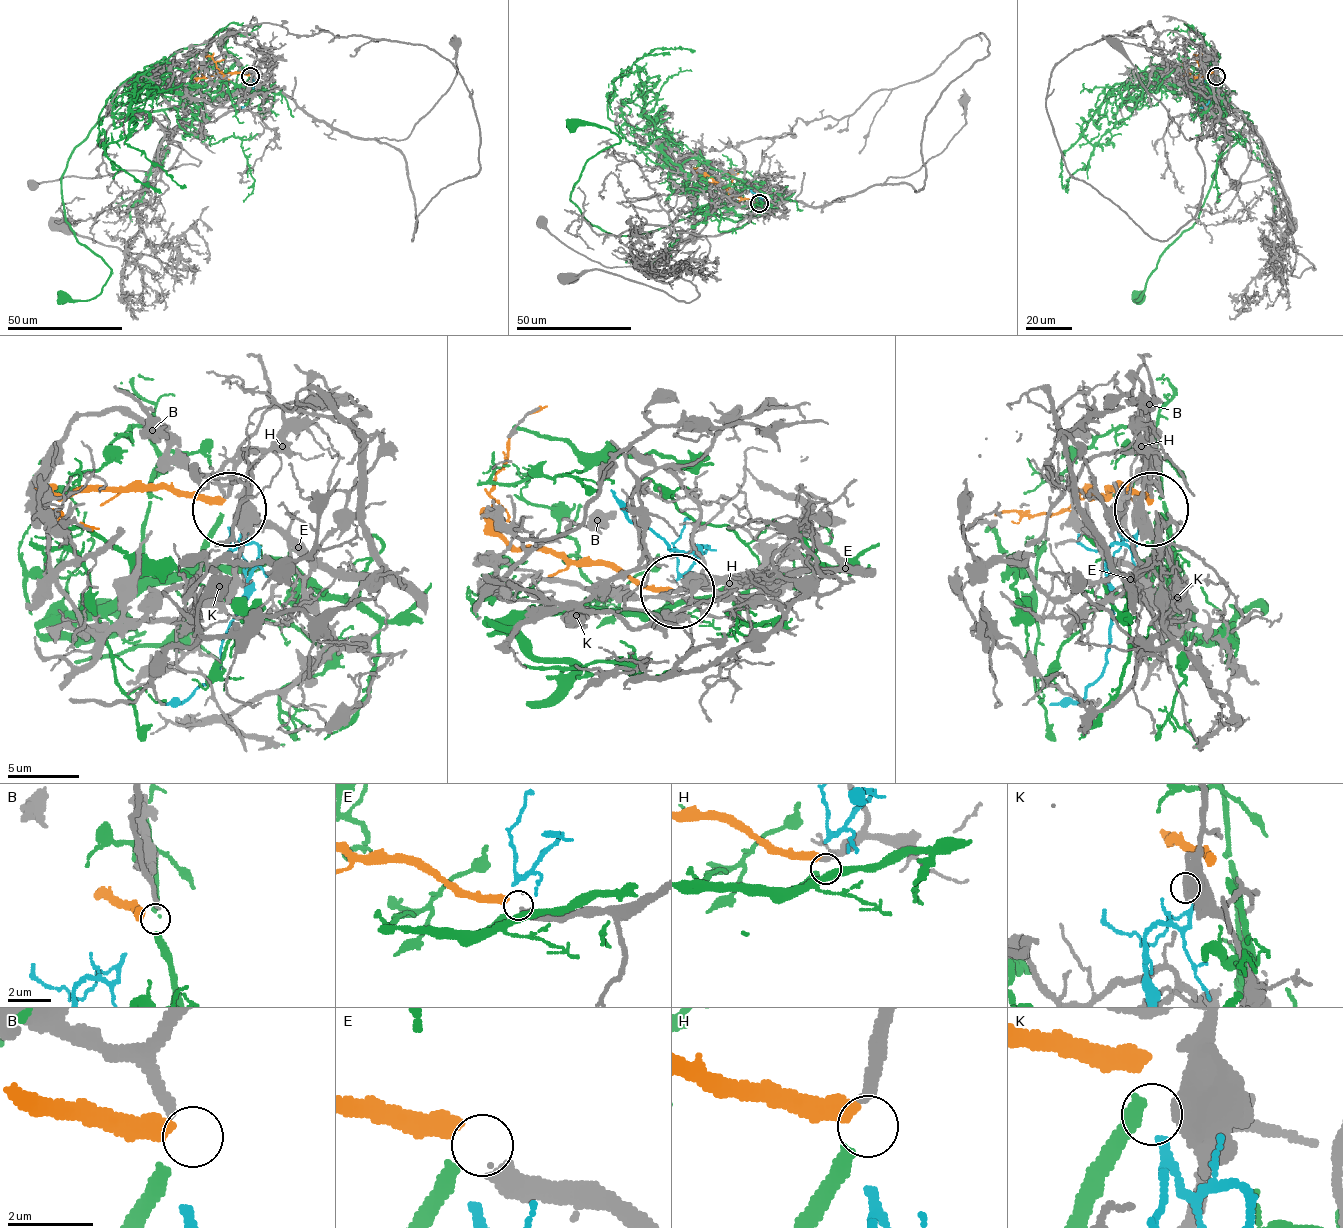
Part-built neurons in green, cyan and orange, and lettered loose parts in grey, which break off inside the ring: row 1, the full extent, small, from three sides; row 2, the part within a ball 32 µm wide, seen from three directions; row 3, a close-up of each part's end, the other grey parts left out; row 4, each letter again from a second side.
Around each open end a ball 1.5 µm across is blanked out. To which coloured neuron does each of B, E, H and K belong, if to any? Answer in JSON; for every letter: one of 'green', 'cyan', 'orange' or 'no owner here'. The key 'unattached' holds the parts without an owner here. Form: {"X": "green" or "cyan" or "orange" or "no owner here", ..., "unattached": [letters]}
{"B": "no owner here", "E": "orange", "H": "green", "K": "no owner here", "unattached": ["B", "K"]}

